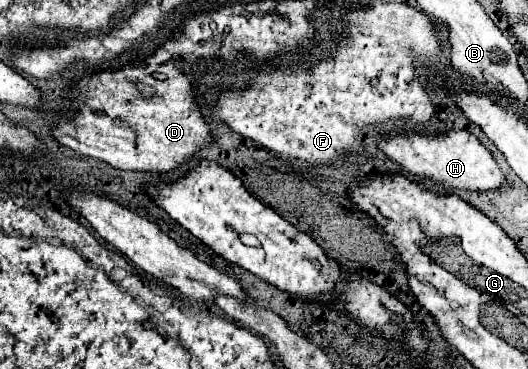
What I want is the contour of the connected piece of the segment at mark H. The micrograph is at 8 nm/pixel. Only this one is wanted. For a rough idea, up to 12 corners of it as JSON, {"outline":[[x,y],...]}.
{"outline":[[467,130],[379,148],[443,192],[499,190],[503,172]]}

